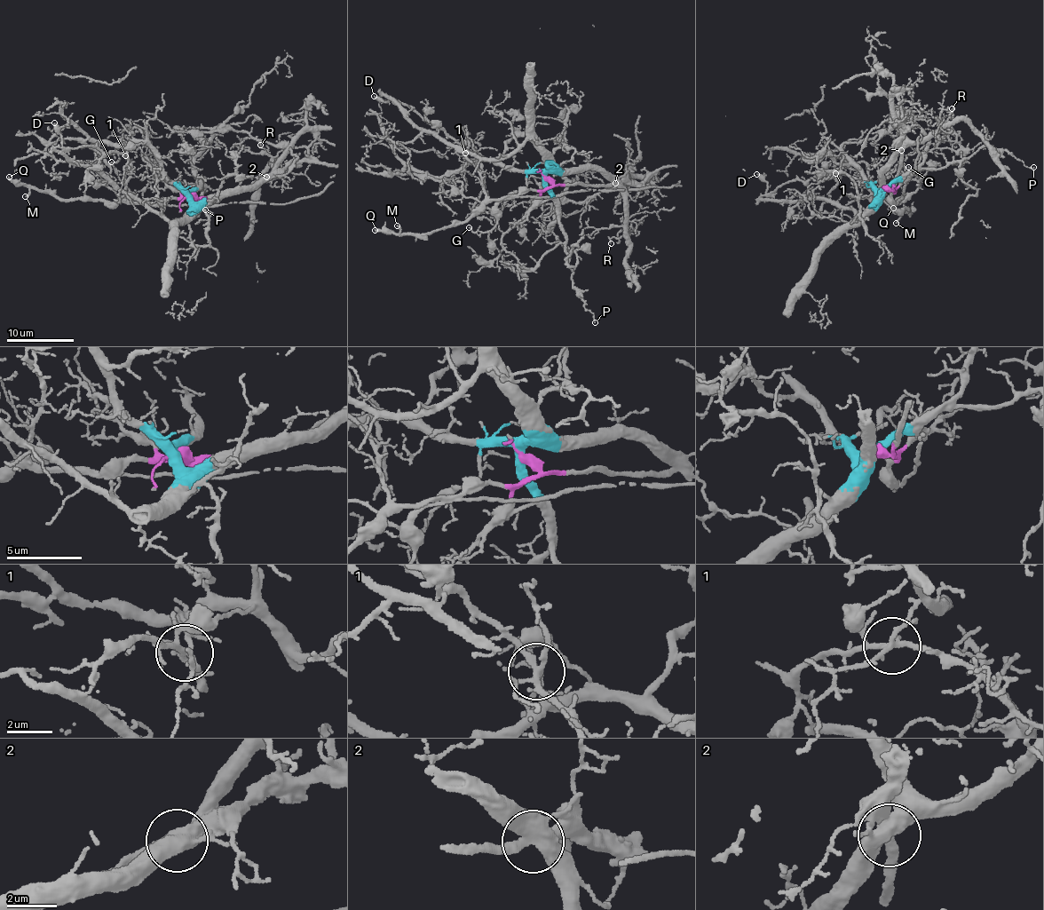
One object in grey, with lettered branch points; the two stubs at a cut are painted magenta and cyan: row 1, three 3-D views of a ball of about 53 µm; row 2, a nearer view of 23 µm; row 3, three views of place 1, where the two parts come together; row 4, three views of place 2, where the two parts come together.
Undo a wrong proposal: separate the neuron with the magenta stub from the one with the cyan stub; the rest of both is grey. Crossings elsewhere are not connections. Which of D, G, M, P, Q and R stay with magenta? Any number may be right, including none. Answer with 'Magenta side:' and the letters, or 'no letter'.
Magenta side: D, G, M, Q

